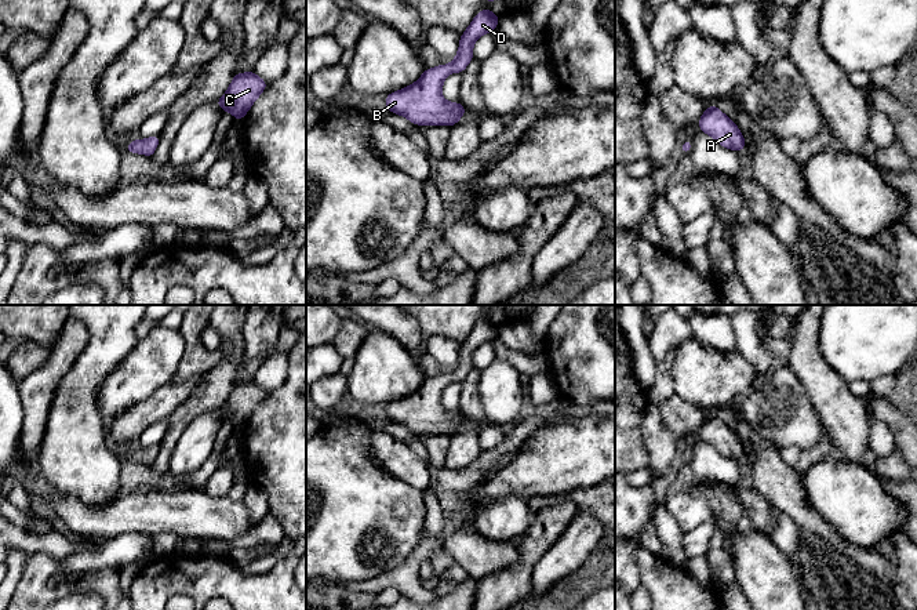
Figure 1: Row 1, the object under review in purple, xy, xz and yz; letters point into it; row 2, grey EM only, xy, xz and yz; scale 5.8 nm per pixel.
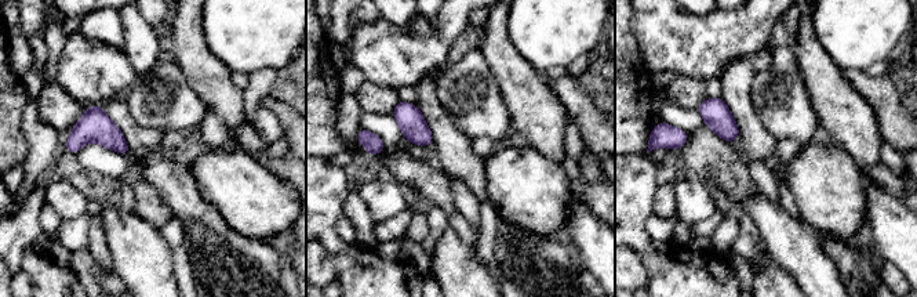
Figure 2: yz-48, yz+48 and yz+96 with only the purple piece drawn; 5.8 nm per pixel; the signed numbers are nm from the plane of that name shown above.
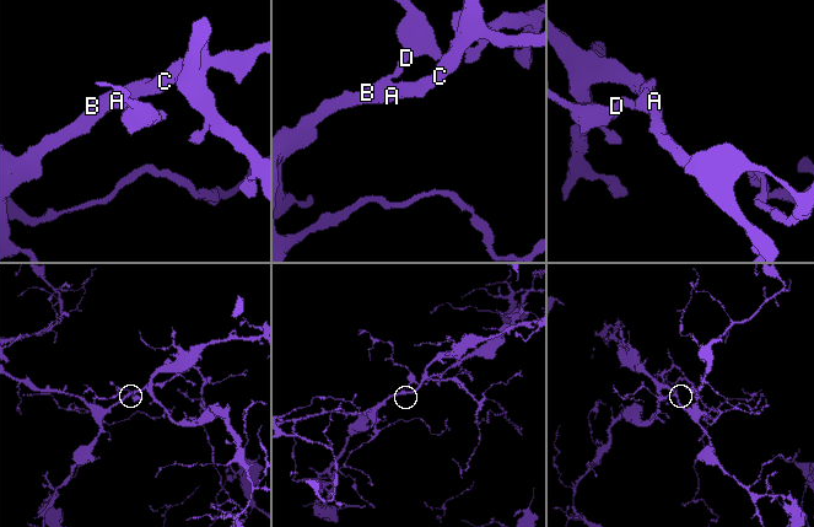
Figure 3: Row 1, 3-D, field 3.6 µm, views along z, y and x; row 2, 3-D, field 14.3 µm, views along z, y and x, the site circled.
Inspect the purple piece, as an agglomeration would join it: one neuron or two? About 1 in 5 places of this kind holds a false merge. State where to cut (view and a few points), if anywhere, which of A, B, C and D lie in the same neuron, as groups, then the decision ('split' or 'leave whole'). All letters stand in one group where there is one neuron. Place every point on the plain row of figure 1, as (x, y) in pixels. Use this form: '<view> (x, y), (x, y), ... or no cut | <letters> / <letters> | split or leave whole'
no cut | A B C D | leave whole

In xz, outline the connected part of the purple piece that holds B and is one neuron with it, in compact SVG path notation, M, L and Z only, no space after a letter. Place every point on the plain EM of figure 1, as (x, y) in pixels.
M481 319L462 342L458 363L451 373L425 378L418 391L387 403L385 417L416 435L451 436L456 433L467 421L459 410L451 413L443 407L443 392L451 381L462 382L466 378L473 368L473 352L480 345L492 341L498 331L499 326L491 319Z

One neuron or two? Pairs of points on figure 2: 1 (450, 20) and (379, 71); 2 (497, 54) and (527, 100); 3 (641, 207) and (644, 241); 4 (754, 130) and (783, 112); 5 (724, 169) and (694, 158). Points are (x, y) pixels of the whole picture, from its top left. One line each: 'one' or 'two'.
1: one
2: one
3: one
4: two
5: one

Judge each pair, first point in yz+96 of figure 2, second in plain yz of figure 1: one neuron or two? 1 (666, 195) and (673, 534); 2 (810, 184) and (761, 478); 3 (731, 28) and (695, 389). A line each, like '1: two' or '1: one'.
1: one
2: two
3: one

